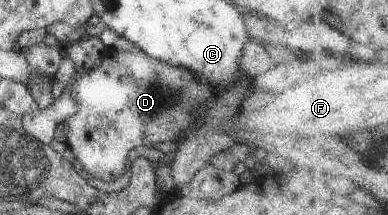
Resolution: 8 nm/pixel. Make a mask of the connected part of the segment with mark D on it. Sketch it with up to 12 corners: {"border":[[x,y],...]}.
{"border":[[106,49],[69,85],[65,144],[90,176],[181,136],[215,96],[187,68]]}

